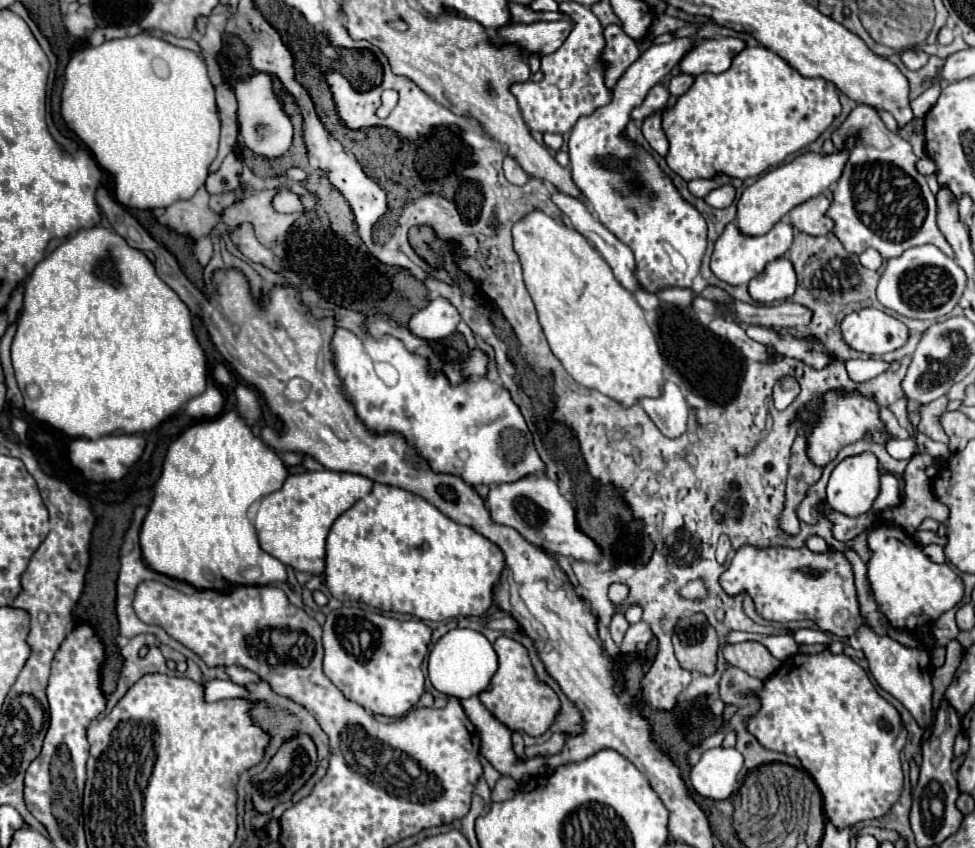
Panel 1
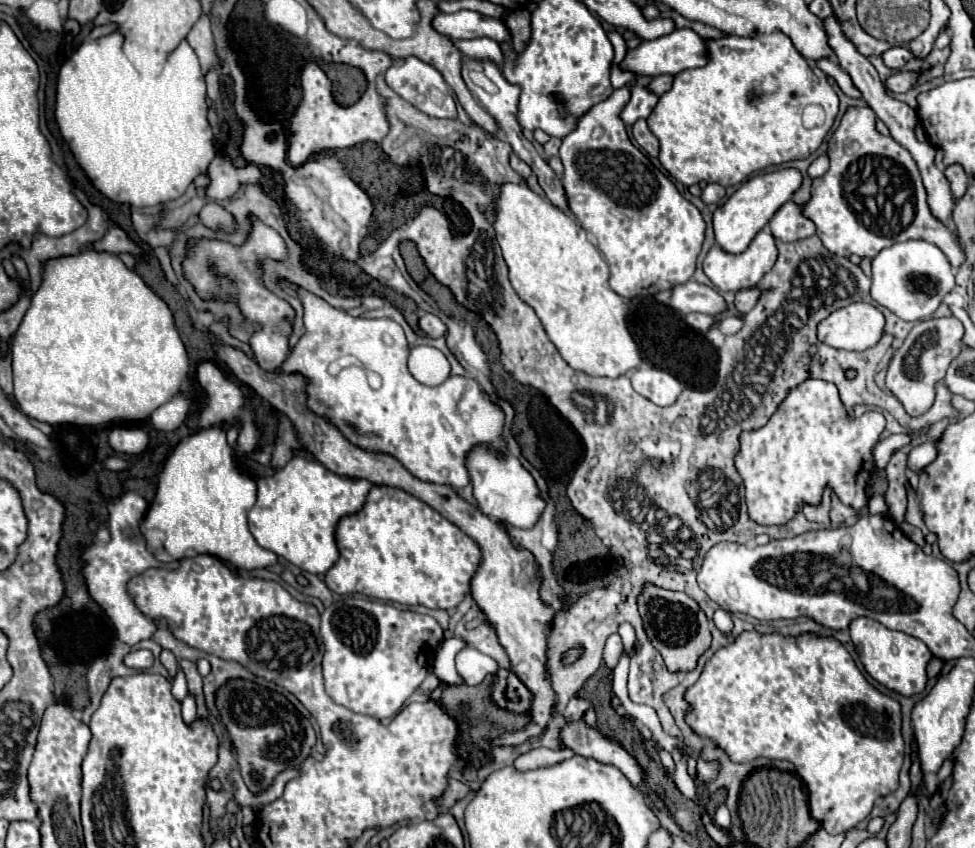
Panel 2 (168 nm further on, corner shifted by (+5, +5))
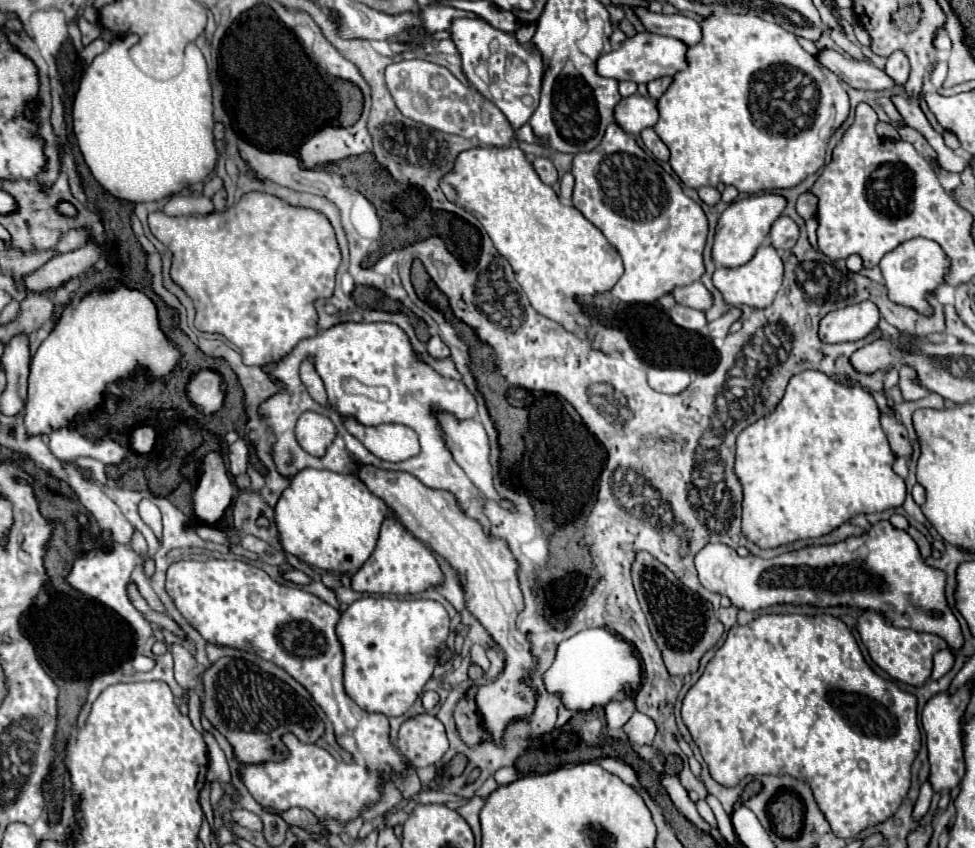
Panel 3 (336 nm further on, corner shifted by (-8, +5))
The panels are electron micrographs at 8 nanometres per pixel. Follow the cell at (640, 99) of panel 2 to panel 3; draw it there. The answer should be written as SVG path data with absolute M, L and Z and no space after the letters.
M640 94L622 98L614 108L614 122L630 136L638 136L644 128L654 126L656 120L658 120L656 102Z

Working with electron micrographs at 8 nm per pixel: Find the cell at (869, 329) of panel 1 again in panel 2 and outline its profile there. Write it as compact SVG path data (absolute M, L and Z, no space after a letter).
M855 302L835 310L819 324L819 340L839 350L873 348L885 332L885 316L867 302Z

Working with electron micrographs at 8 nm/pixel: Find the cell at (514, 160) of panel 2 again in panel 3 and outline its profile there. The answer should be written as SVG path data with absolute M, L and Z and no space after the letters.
M534 158L532 164L534 164L534 170L536 170L536 174L540 176L540 180L544 184L552 186L554 182L558 182L558 172L556 172L554 164L548 158Z

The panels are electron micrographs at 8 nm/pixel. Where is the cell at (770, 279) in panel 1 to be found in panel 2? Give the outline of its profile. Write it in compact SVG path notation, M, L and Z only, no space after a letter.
M753 286L753 288L745 288L745 290L739 290L737 296L735 296L735 306L739 312L747 314L755 304L757 300L763 296L763 290L759 286Z

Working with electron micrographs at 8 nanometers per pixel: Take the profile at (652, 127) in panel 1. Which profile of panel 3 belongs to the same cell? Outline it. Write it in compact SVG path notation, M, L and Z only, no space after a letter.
M646 128L642 134L642 142L644 142L644 146L658 158L658 160L668 160L670 158L670 152L668 152L668 148L666 148L666 144L658 138L658 134L652 130L652 128Z

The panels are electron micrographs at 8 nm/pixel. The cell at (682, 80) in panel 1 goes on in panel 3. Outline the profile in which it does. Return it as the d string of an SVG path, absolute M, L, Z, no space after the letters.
M662 76L662 78L656 78L656 80L648 82L648 94L650 94L650 98L658 100L666 92L666 88L670 86L670 82L672 82L670 76Z

